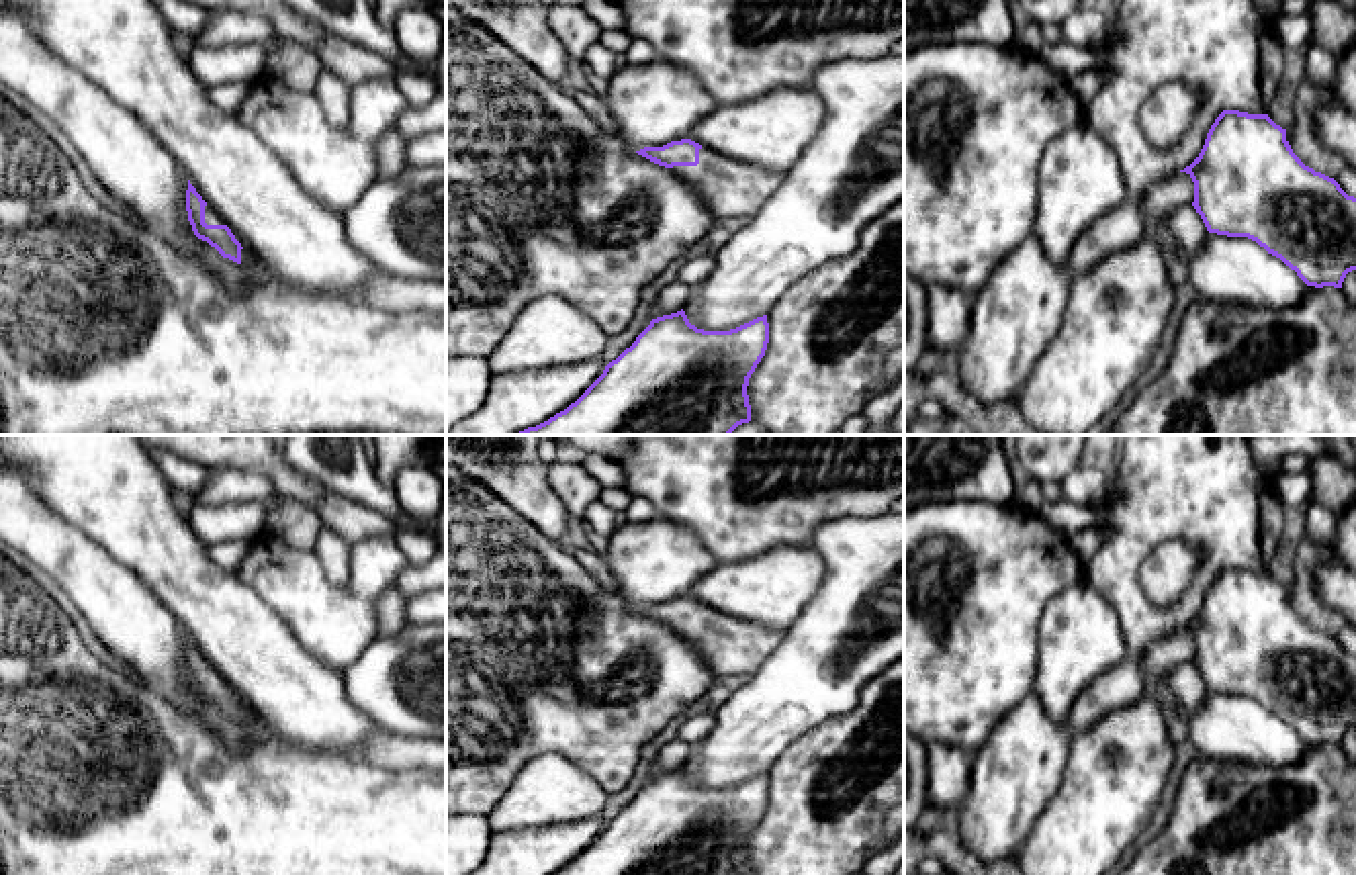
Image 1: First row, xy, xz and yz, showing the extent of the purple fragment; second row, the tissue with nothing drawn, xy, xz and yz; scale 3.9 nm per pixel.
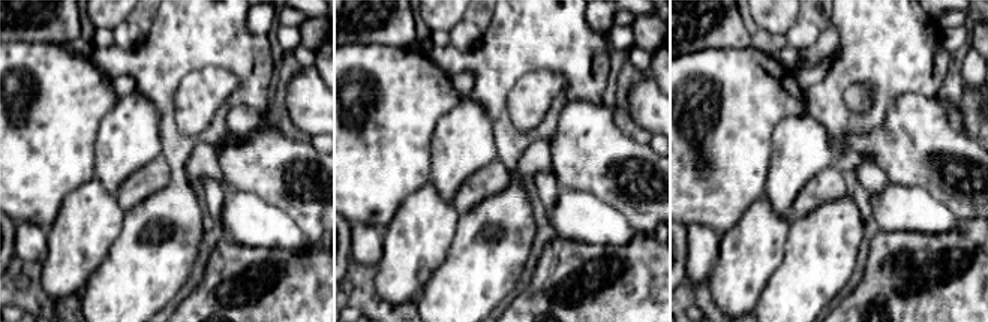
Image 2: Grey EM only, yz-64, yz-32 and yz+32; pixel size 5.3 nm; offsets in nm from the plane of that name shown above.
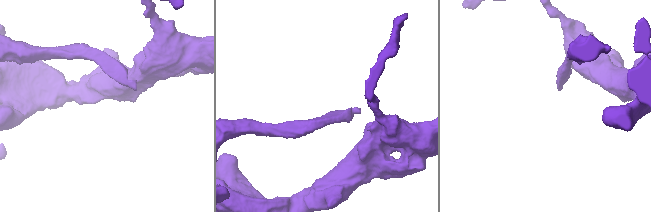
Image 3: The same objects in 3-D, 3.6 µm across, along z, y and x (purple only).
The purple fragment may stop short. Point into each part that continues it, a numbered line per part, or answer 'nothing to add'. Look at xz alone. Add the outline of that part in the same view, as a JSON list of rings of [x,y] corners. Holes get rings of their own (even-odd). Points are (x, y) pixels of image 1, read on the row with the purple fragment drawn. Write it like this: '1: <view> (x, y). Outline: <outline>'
1: xz (729, 189). Outline: [[[708,147],[699,149],[697,166],[671,170],[697,192],[716,219],[753,219],[787,176],[787,172],[734,162]]]

